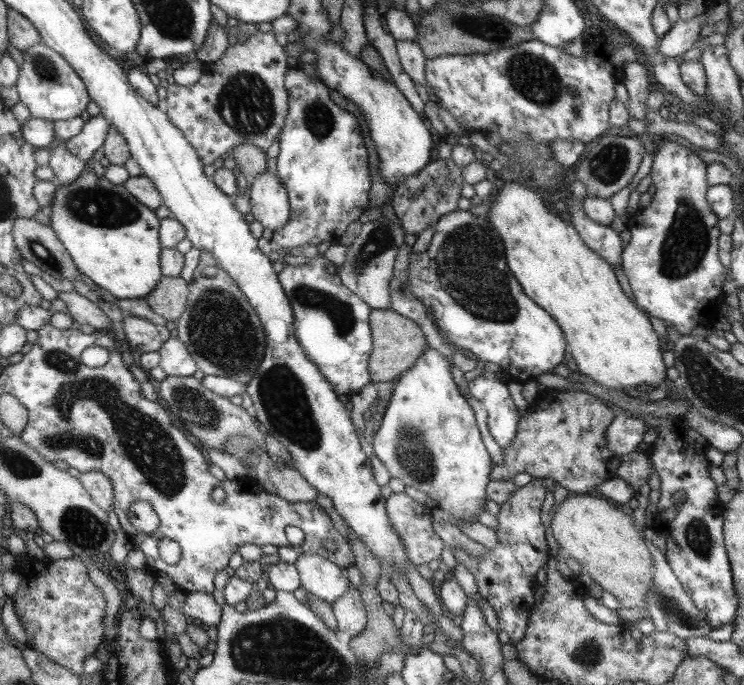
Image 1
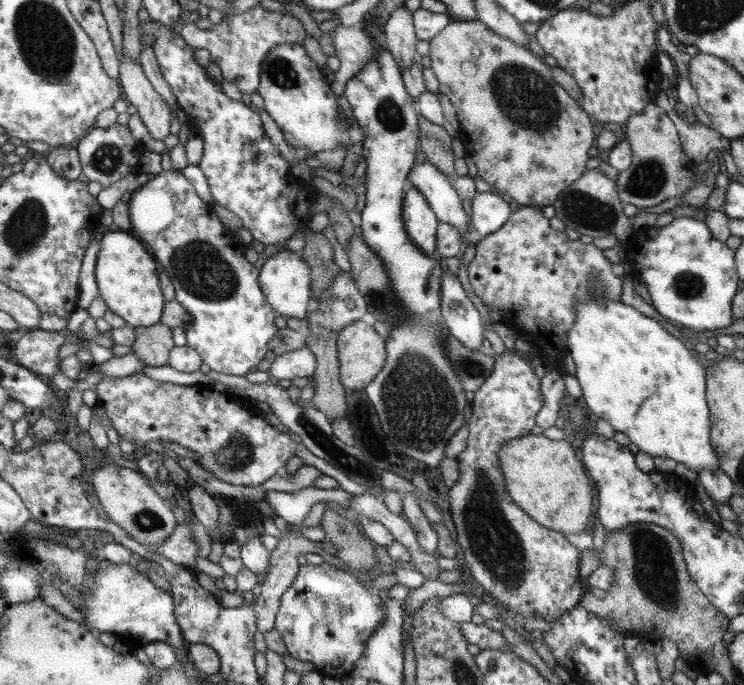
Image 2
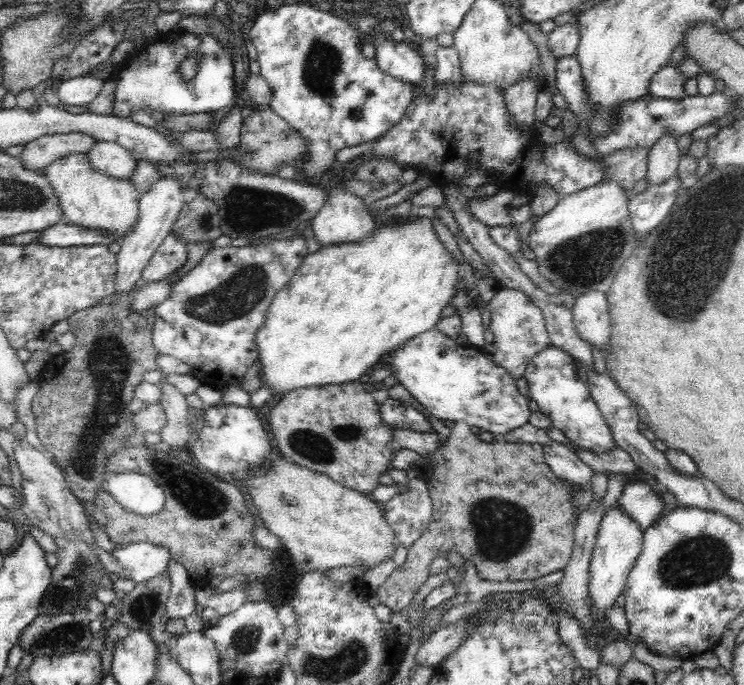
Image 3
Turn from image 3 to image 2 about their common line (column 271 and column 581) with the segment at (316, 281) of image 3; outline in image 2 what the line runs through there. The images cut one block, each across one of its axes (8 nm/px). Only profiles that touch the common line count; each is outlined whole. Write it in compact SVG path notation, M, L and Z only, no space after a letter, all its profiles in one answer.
M583 300L581 304L576 305L576 319L568 330L568 349L575 364L575 378L581 387L583 402L591 410L591 414L607 421L614 432L625 434L630 443L652 458L669 458L675 463L684 464L687 468L693 469L697 474L703 470L719 468L716 451L711 444L711 413L708 411L708 404L705 404L705 368L695 358L691 358L691 354L678 338L667 334L654 319L642 315L619 300Z

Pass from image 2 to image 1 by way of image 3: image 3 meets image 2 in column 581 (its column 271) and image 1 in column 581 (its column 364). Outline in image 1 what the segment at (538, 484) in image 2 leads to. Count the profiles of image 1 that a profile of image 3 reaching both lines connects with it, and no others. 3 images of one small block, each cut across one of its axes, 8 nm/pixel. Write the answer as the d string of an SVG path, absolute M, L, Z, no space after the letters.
M568 494L550 517L550 528L565 555L579 563L581 573L588 575L603 591L610 592L621 607L642 608L653 586L652 559L642 534L633 528L631 518L621 512L603 502L601 496Z

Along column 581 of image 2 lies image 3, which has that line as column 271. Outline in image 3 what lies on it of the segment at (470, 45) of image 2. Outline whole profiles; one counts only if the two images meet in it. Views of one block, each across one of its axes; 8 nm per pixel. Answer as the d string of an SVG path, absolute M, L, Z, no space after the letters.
M269 106L264 107L268 107L268 110L264 110L264 112L260 110L258 114L250 116L246 120L244 128L240 130L242 148L248 150L246 160L242 160L240 165L254 169L254 171L262 171L266 175L274 175L276 174L276 166L280 162L294 162L294 160L303 162L307 156L304 156L304 140L301 139L301 136L293 128L290 128Z

